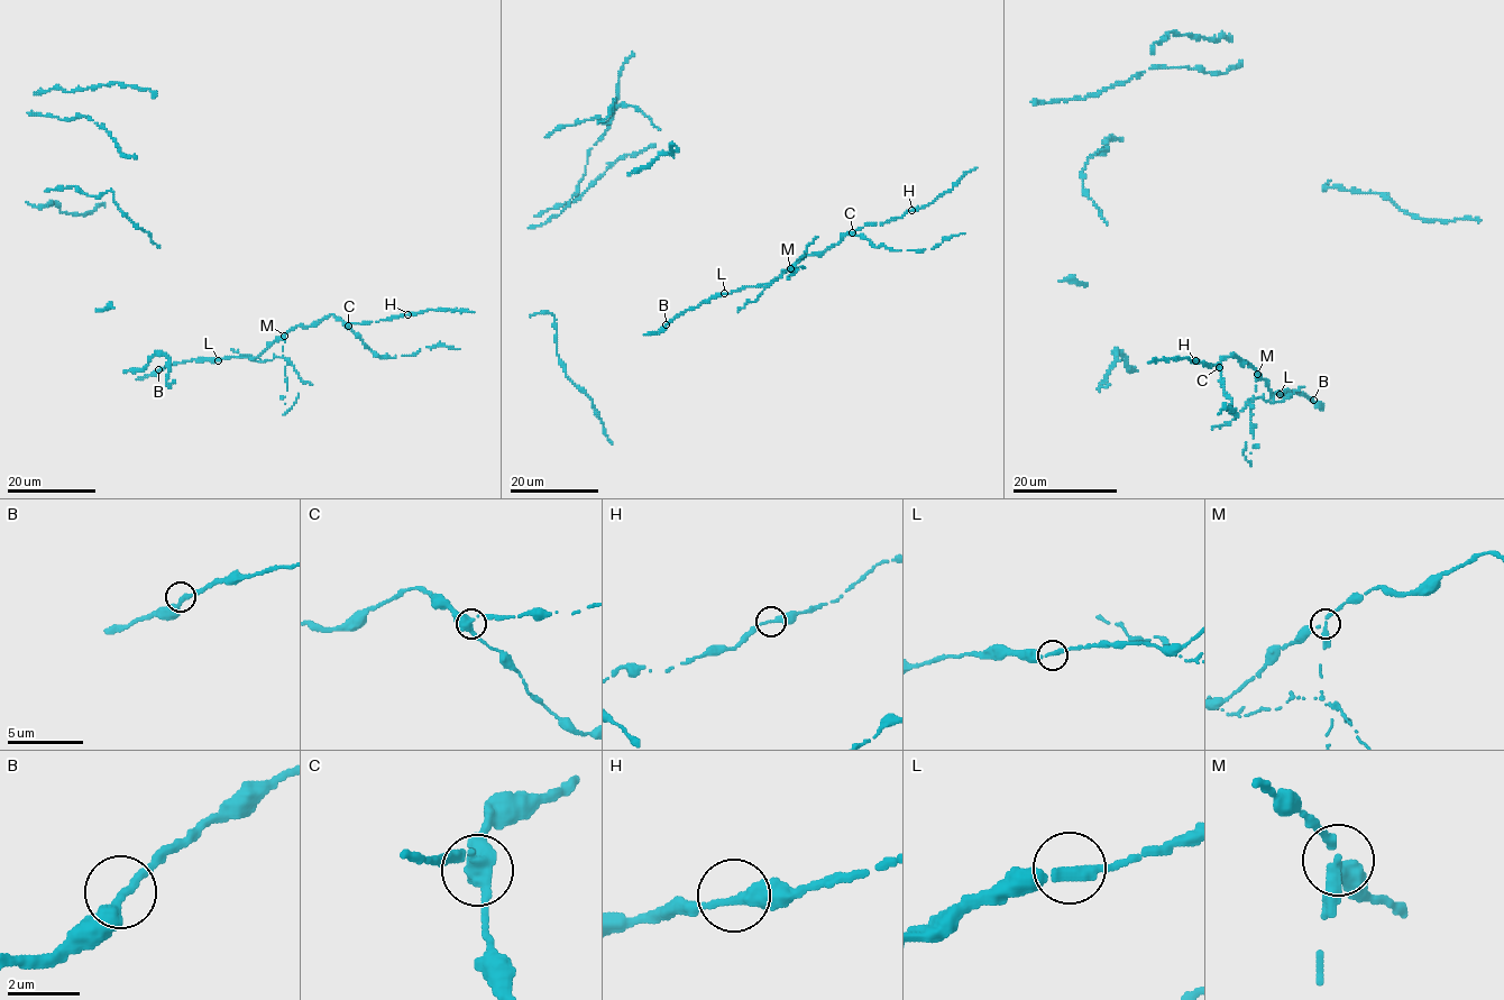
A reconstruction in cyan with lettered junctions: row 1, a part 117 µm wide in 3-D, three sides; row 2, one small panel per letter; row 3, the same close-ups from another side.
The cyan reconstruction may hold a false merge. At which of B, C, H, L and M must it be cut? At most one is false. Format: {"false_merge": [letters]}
{"false_merge": ["M"]}

